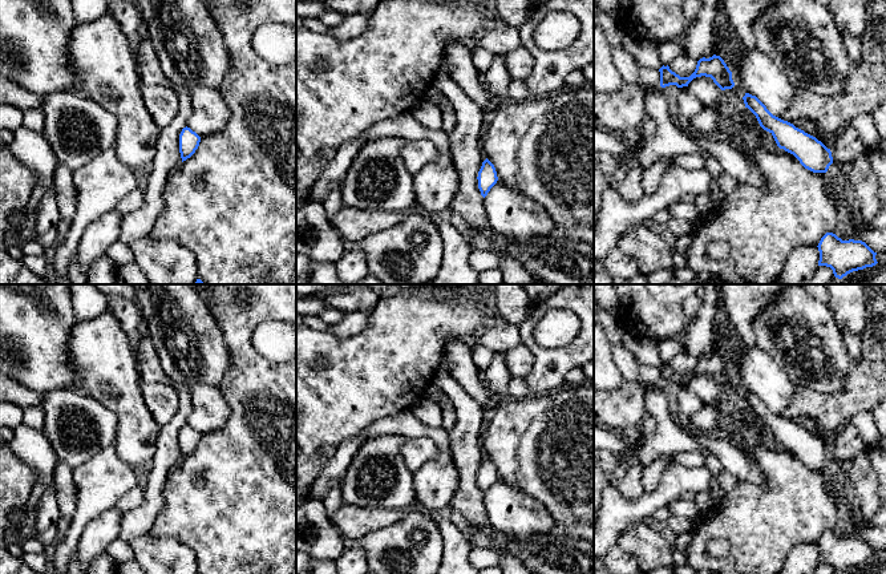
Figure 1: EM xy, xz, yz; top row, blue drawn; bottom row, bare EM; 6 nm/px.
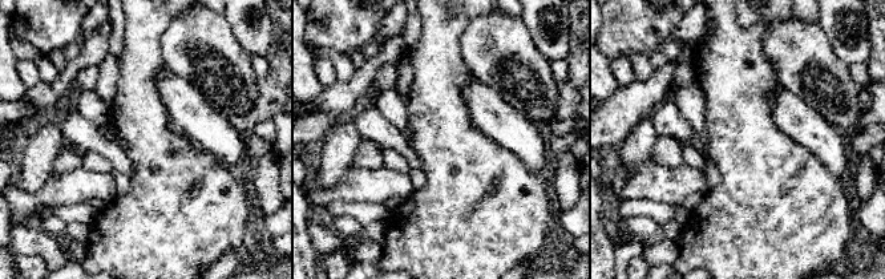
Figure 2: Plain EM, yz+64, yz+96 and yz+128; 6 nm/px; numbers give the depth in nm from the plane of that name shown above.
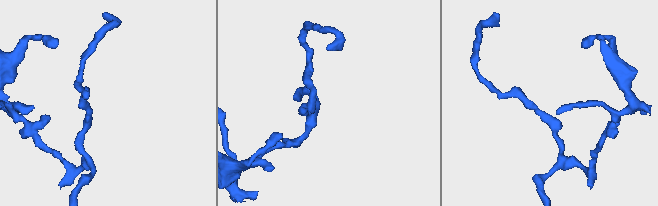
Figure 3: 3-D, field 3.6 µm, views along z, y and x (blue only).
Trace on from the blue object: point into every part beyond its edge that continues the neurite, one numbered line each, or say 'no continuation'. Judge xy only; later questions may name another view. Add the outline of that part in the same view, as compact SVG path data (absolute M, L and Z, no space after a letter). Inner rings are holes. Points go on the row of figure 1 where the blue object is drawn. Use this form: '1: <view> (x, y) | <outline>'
no continuation

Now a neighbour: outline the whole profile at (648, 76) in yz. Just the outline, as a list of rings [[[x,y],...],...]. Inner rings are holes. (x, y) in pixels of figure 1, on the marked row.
[[[654,66],[639,68],[639,84],[643,88],[658,88],[660,86],[660,72]]]

